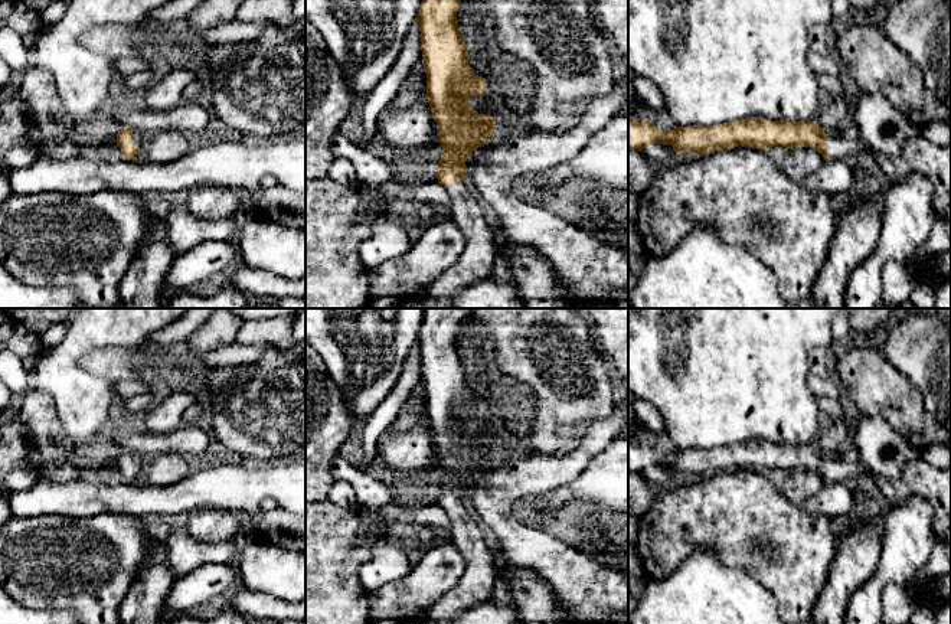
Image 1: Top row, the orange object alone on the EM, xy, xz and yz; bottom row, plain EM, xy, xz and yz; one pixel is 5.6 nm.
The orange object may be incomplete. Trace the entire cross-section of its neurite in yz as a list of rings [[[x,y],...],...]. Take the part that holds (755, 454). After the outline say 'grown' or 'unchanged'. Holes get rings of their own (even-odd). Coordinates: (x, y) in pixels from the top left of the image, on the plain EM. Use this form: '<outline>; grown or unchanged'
[[[628,440],[628,473],[641,474],[648,467],[671,468],[677,477],[710,477],[735,470],[787,471],[811,470],[824,483],[854,481],[870,476],[889,504],[905,503],[911,496],[919,496],[934,507],[932,527],[937,539],[951,546],[951,465],[938,468],[916,455],[908,461],[898,478],[873,474],[859,458],[850,460],[836,451],[823,451],[816,444],[772,444],[764,440],[749,440],[712,450],[687,448],[670,454],[657,451],[651,444]]]; grown

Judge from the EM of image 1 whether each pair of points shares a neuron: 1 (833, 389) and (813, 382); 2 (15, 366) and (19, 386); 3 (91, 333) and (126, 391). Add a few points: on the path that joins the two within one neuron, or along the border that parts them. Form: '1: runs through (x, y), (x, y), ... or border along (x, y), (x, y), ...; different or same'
1: runs through (829, 389), (817, 385); same
2: runs through (15, 371), (18, 382); same
3: border along (115, 384), (115, 392), (121, 399); different

